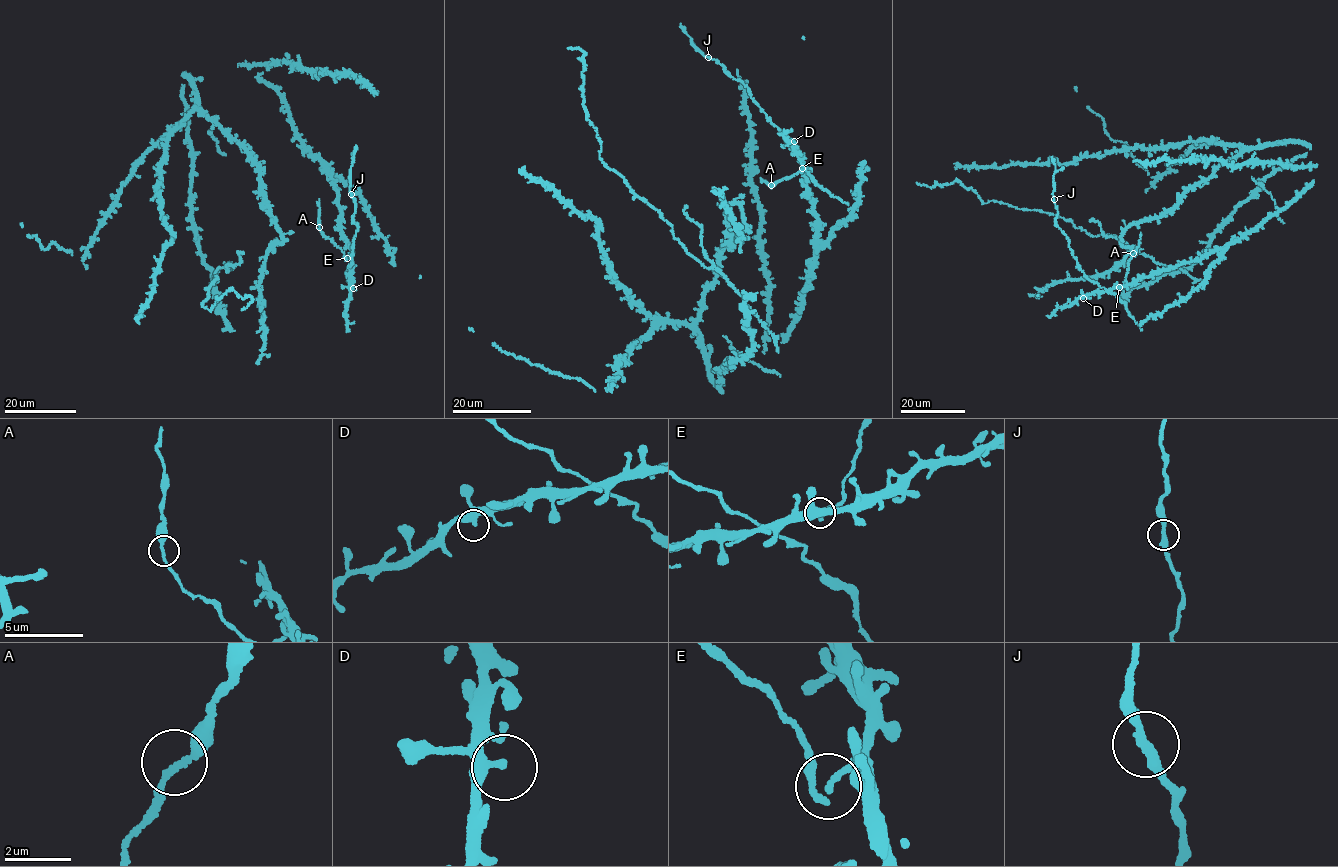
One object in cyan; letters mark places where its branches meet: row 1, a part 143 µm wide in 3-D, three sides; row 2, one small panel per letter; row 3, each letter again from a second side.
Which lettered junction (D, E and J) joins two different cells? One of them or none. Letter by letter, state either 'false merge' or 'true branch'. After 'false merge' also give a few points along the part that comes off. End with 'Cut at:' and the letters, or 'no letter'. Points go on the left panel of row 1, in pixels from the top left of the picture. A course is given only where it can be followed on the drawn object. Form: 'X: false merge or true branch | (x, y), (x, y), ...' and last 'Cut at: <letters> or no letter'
D: true branch
E: false merge | (346, 258), (319, 226), (318, 198)
J: true branch
Cut at: E

